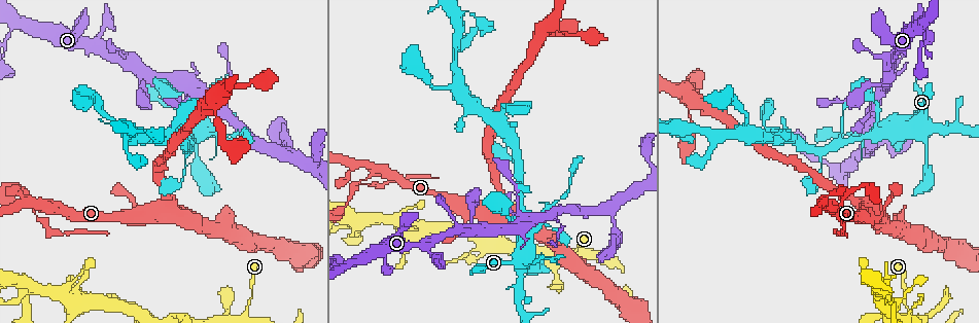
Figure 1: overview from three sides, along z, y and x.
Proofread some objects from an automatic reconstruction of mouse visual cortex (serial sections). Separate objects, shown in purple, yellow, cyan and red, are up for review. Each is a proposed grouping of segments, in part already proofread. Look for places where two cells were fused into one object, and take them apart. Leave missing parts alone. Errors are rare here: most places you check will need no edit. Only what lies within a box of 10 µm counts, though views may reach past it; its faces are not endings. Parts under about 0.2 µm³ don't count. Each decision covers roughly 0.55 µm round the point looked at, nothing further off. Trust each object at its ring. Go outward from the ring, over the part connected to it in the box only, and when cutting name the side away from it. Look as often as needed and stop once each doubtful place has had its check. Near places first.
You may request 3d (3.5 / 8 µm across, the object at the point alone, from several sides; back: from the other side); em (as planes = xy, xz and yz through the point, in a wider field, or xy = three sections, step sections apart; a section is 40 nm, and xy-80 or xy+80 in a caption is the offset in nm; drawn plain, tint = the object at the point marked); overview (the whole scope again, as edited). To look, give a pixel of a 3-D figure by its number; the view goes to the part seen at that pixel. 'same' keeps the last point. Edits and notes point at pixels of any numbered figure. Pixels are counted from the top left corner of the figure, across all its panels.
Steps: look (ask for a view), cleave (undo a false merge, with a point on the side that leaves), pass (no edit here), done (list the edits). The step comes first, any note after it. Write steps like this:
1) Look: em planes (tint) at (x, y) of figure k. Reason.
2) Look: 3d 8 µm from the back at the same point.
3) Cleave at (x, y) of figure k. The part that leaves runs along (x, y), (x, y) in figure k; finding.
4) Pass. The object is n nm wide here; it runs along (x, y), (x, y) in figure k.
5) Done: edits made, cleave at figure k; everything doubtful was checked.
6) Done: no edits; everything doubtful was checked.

Look: 3d 3.5 µm at (878, 289) of figure 1. Sharp bend.

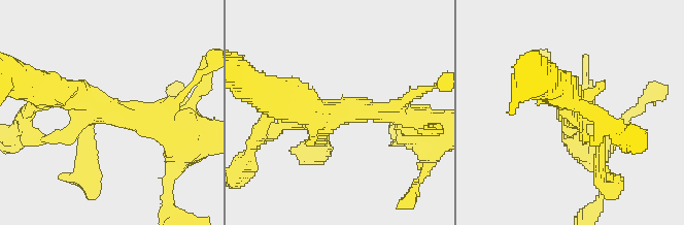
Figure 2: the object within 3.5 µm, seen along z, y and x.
Look: em xy step 3 (tint) at (100, 108) of figure 2. 4 arms meet here; the arms are 150, 150, 300, 400 nm wide.

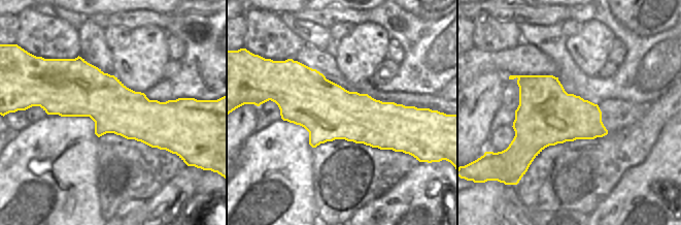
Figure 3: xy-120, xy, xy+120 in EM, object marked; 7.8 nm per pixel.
Pass. It runs along (163, 129), (77, 94), (39, 100) in figure 2; all the same cell.

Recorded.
Look: 3d 3.5 µm at (356, 184) of figure 1. A narrow waist.

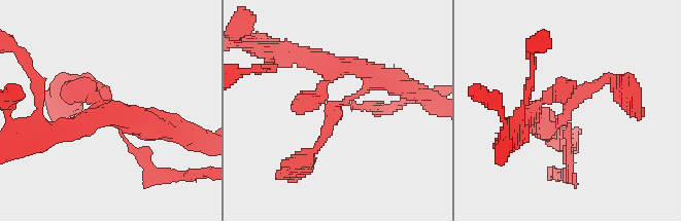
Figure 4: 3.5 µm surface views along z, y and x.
Look: em xy step 1 (tint) at (568, 112) of figure 4. Now the EM.

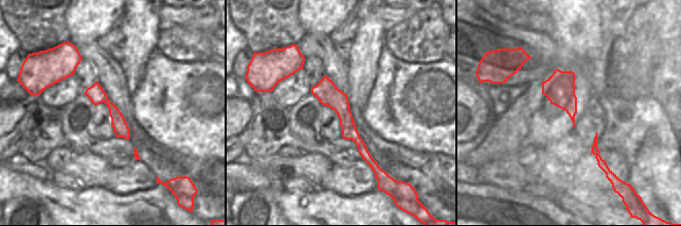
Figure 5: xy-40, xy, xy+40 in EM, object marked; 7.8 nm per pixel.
Pass. It runs along (397, 86), (374, 81), (333, 108), (314, 150) in figure 4; all the same cell.

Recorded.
Look: 3d 8 µm at (676, 130) of figure 1. Abrupt turn.

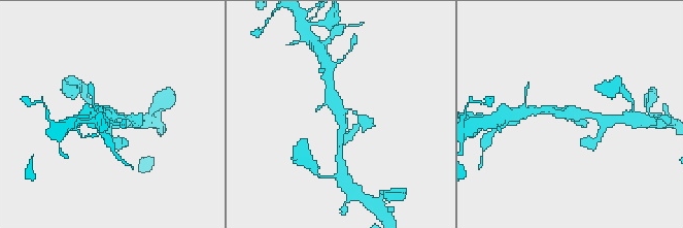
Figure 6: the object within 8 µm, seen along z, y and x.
Look: 3d 3.5 µm at the same point. Closer look.

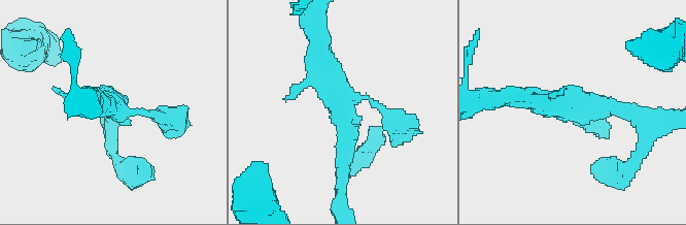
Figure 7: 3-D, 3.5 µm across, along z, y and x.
Look: em xy step 5 (tint) at (114, 106) of figure 7.

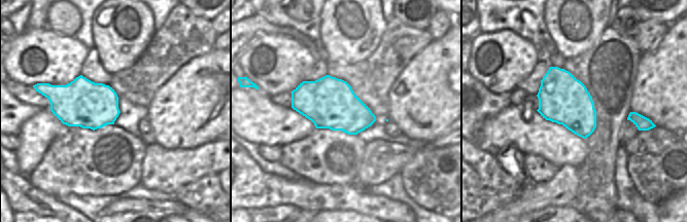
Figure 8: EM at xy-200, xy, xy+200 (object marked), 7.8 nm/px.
Pass. It runs along (341, 178), (395, 122) in figure 7; continuous, no second cell.

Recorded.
Done: no edits; everything doubtful was checked.

